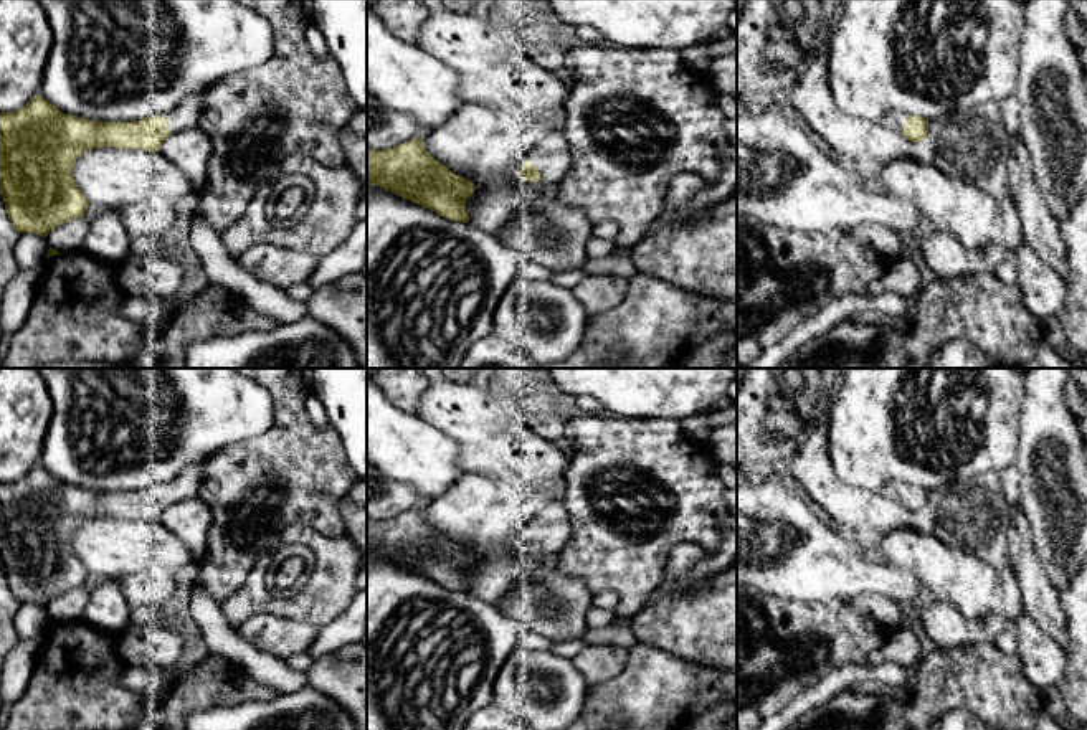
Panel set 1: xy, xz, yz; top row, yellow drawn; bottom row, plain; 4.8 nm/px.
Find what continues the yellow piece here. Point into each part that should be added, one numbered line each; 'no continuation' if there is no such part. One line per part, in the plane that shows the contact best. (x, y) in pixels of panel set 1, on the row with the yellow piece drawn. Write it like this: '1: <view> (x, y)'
1: xy (185, 114)

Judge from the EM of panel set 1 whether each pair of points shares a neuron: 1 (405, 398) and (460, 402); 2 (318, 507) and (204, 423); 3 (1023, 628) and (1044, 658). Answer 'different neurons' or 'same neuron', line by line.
1: different neurons
2: different neurons
3: same neuron

